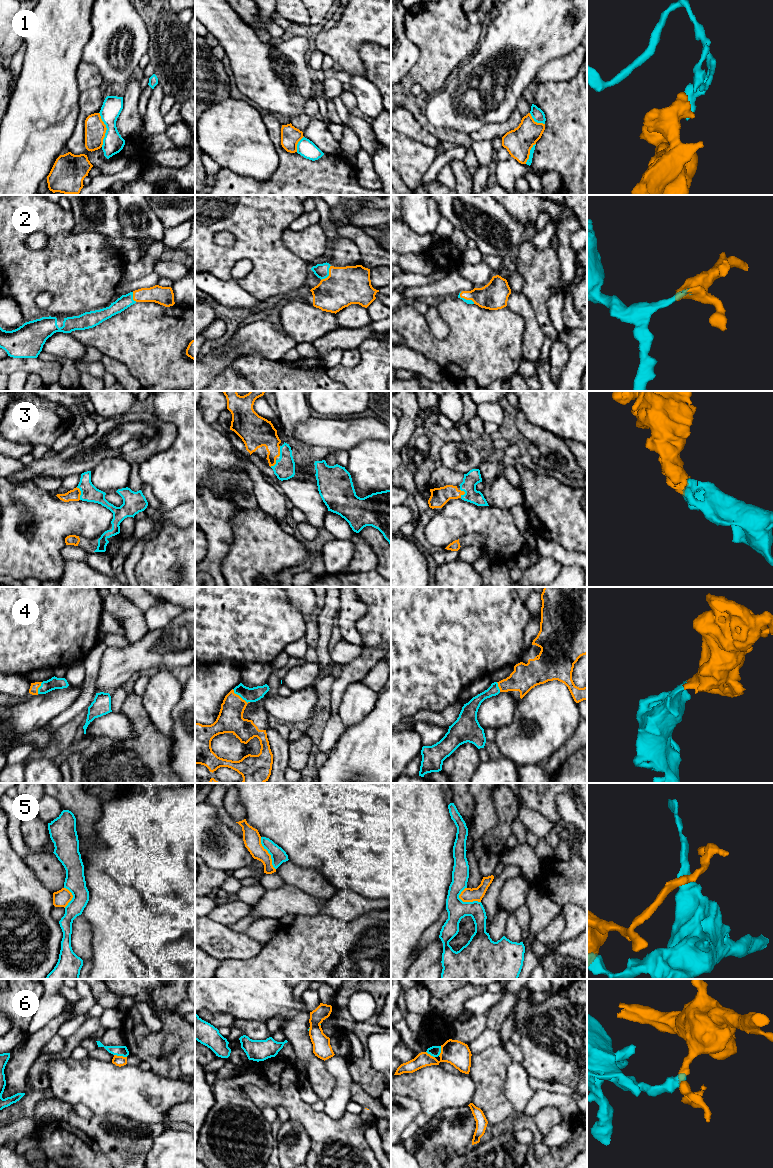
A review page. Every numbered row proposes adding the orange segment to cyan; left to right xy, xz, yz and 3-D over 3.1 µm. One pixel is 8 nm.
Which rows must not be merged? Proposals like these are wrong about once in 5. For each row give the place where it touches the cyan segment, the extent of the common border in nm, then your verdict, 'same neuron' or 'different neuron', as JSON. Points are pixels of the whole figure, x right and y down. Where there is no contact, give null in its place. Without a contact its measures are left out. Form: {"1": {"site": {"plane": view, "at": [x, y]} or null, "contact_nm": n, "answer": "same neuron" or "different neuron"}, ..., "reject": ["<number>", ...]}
{"1": {"site": {"plane": "xy", "at": [107, 129]}, "contact_nm": 280, "answer": "different neuron"}, "2": {"site": {"plane": "xz", "at": [328, 274]}, "contact_nm": 150, "answer": "same neuron"}, "3": {"site": {"plane": "xy", "at": [81, 493]}, "contact_nm": 110, "answer": "same neuron"}, "4": {"site": {"plane": "xz", "at": [240, 696]}, "contact_nm": 180, "answer": "same neuron"}, "5": {"site": {"plane": "xz", "at": [268, 852]}, "contact_nm": 300, "answer": "different neuron"}, "6": {"site": {"plane": "xy", "at": [120, 1055]}, "contact_nm": 110, "answer": "different neuron"}, "reject": ["1", "5", "6"]}

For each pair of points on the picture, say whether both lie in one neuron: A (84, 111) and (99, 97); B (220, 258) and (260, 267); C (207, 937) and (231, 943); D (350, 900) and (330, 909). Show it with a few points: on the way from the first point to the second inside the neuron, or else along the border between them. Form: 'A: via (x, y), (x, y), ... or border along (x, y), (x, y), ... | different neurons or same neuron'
A: via (88, 107), (95, 100) | same neuron
B: via (230, 255), (249, 254), (252, 257) | same neuron
C: via (213, 937), (225, 943) | same neuron
D: via (345, 905), (335, 907) | same neuron

